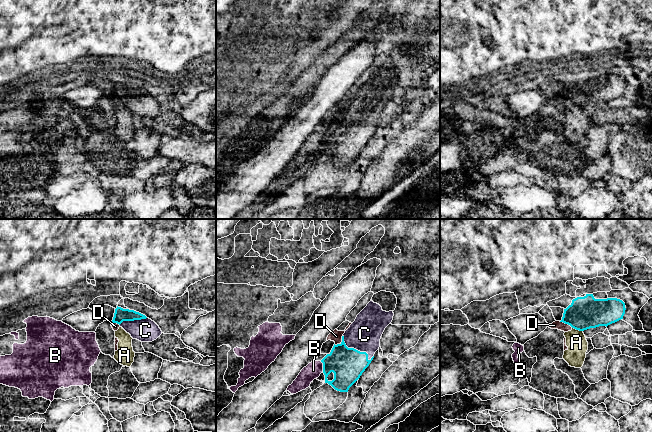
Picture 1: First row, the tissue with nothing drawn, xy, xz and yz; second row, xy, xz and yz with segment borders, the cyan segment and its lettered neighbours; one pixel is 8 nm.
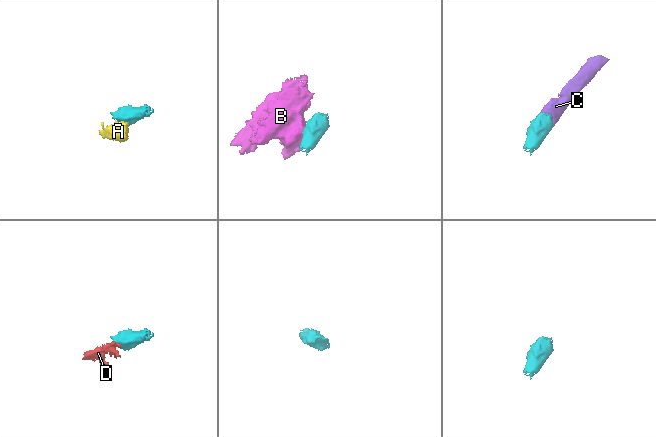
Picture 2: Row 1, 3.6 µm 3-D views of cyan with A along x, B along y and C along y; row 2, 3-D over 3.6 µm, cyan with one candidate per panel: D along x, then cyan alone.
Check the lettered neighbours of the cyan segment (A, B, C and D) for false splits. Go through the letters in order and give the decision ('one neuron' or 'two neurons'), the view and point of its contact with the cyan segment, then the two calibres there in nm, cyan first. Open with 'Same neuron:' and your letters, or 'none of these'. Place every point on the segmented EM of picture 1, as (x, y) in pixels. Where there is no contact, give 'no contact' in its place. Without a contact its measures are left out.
Same neuron: C
A: two neurons; meets cyan in yz at (577, 329); 260 nm thick on the cyan side, 160 nm on the other
B: two neurons; meets cyan in xz at (323, 366); 260 nm thick on the cyan side, 130 nm on the other
C: one neuron; meets cyan in xz at (355, 349); 260 nm thick on the cyan side, 260 nm on the other
D: two neurons; meets cyan in xz at (342, 341); 260 nm thick on the cyan side, 90 nm on the other

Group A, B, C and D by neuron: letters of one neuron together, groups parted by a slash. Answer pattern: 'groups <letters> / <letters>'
groups A D / B / C

